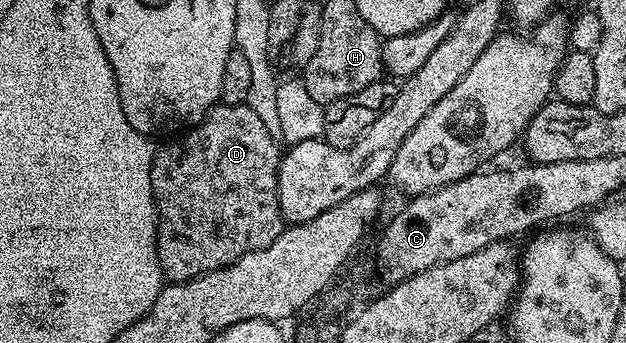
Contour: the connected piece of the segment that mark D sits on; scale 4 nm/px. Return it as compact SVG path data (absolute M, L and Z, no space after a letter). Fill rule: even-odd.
M219 104L206 113L206 119L198 123L197 126L187 129L182 136L182 143L170 142L167 146L159 145L157 147L150 173L154 206L158 210L158 259L163 279L170 284L200 278L203 274L232 265L236 260L240 260L240 256L244 256L248 252L266 250L268 244L272 244L272 240L276 240L276 236L280 236L284 229L284 219L280 212L280 200L278 199L278 165L282 162L283 151L278 150L279 139L274 138L268 132L268 128L264 128L261 113L255 107L245 104L240 106Z

